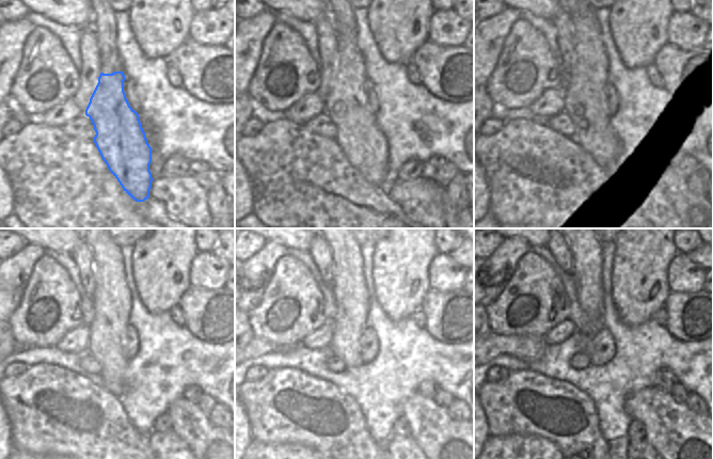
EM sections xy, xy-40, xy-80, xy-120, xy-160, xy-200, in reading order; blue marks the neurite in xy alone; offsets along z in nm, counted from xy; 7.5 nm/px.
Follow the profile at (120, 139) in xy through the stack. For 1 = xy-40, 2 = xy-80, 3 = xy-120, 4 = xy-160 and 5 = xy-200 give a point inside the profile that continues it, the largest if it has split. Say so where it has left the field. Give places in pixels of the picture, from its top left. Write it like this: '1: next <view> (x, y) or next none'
1: next xy-40 (365, 147)
2: next xy-80 (585, 104)
3: next xy-120 (111, 296)
4: next xy-160 (349, 290)
5: next xy-200 (586, 250)

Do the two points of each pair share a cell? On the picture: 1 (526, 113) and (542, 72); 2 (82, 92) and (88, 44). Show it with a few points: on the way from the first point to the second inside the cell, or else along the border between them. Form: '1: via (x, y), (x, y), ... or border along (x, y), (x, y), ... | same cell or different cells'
1: border along (528, 107), (513, 107), (504, 110) | different cells
2: via (88, 80), (94, 72), (91, 66), (90, 56) | same cell

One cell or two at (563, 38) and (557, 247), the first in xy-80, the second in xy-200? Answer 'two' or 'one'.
one

